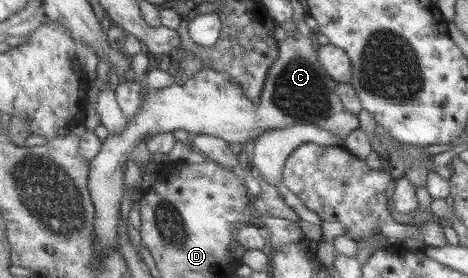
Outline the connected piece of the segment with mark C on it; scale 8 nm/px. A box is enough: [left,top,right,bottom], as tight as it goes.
[89,29,358,254]

